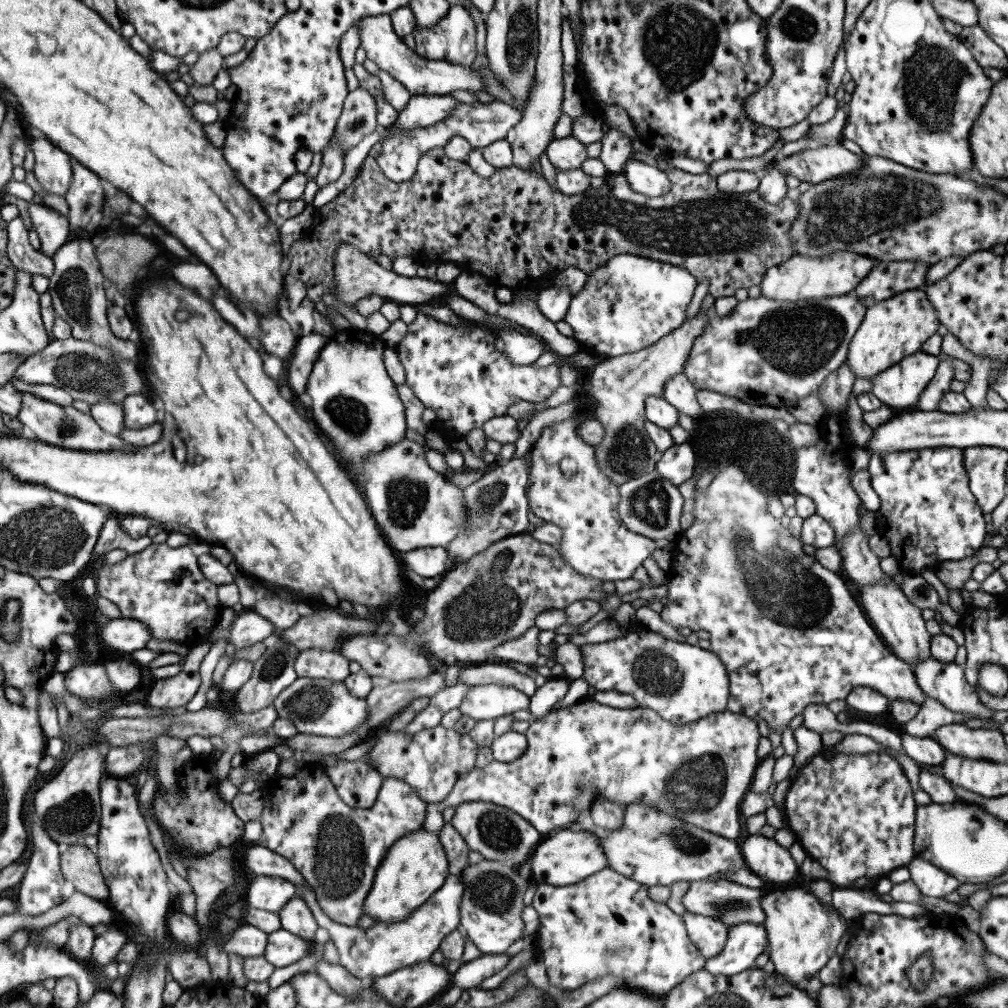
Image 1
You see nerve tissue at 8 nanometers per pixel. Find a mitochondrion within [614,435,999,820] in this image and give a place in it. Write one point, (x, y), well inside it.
(786, 592)

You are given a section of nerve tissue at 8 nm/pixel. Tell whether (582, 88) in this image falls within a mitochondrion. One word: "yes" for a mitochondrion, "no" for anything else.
no

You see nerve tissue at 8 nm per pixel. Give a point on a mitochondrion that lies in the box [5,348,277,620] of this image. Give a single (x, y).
(88, 374)

